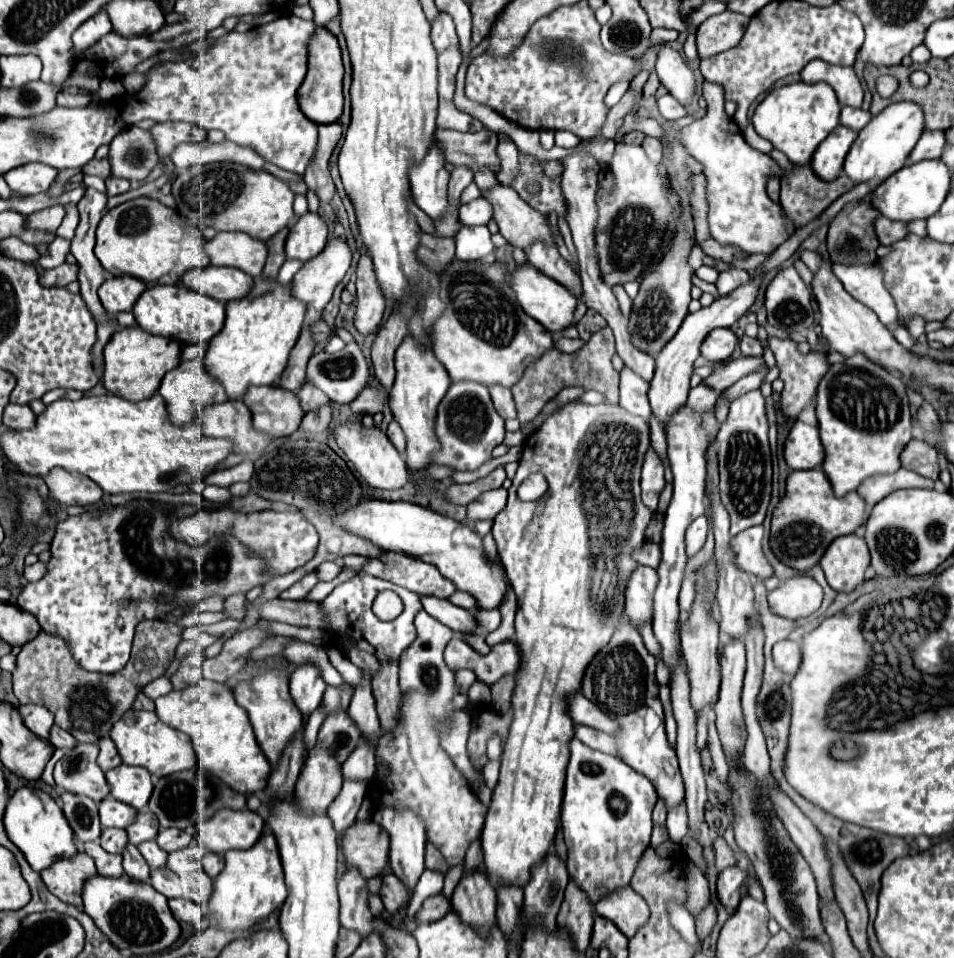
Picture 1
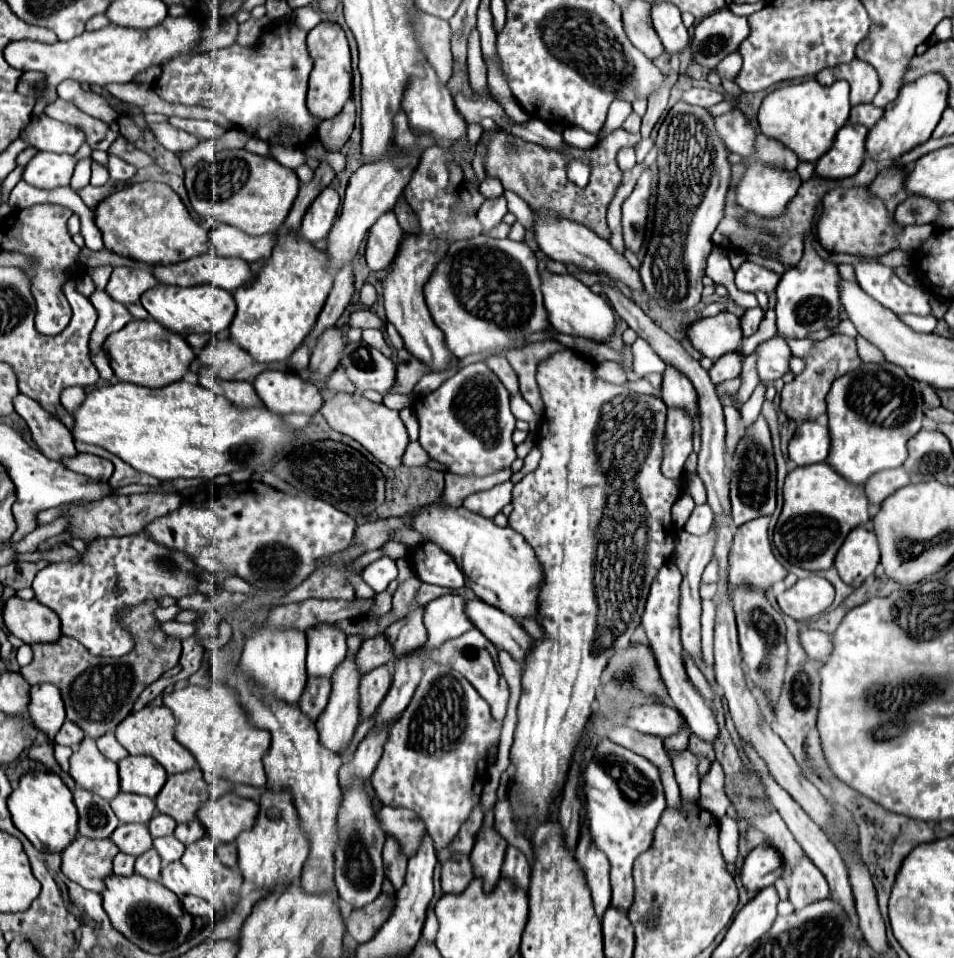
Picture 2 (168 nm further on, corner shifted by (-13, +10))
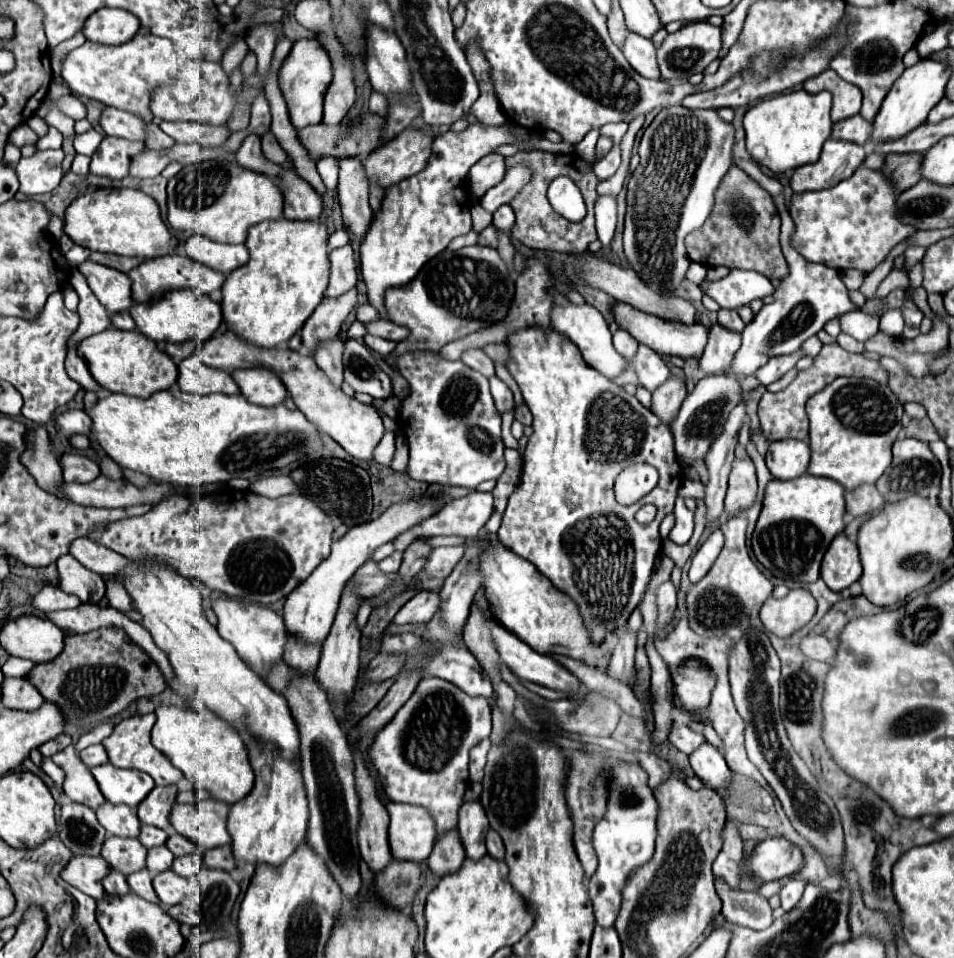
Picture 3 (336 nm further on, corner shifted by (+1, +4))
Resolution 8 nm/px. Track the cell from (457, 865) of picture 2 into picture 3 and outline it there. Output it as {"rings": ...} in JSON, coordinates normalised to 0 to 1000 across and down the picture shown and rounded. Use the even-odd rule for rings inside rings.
{"rings":[[[472,865],[463,876],[457,876],[455,886],[449,895],[449,905],[457,915],[465,915],[470,911],[480,909],[488,890],[478,865]]]}

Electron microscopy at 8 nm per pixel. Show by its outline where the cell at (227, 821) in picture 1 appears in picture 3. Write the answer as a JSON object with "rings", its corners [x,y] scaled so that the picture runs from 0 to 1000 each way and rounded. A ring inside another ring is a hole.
{"rings":[[[216,834],[212,838],[182,838],[178,849],[180,863],[214,886],[231,884],[241,880],[241,870],[237,865],[239,840],[226,834]]]}

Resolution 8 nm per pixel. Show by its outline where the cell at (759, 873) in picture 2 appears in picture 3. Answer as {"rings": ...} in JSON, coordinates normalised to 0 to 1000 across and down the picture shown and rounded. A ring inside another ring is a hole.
{"rings":[[[809,874],[795,880],[786,897],[786,913],[790,918],[811,920],[828,915],[843,905],[843,890],[836,882],[824,878],[822,874]]]}

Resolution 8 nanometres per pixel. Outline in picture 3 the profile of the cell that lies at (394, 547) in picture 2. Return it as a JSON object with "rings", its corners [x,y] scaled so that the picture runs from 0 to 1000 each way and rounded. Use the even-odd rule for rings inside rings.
{"rings":[[[493,513],[493,517],[484,519],[484,521],[474,521],[470,523],[457,538],[453,538],[451,542],[442,544],[440,548],[432,550],[430,554],[421,556],[419,561],[415,561],[411,567],[415,569],[415,575],[423,575],[434,563],[438,561],[455,561],[455,558],[484,558],[491,563],[497,563],[503,552],[509,548],[509,544],[514,542],[518,533],[518,525],[516,525],[516,515],[503,515],[503,513]]]}

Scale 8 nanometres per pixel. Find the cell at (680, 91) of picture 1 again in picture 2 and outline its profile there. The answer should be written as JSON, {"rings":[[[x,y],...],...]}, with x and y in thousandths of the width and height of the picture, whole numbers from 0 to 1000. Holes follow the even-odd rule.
{"rings":[[[683,5],[683,22],[690,39],[694,41],[694,47],[700,57],[715,55],[715,51],[721,49],[723,37],[713,20],[713,11],[706,5]]]}

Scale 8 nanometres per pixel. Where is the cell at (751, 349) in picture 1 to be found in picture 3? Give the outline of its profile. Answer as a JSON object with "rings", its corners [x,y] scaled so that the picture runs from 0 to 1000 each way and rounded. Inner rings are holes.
{"rings":[[[765,323],[753,325],[753,337],[767,343],[767,346],[774,346],[774,348],[780,346],[780,335],[776,333],[776,329],[771,325],[765,325]]]}

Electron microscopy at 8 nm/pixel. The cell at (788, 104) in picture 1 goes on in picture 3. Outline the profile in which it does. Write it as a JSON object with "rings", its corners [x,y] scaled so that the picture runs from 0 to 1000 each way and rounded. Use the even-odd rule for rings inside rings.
{"rings":[[[843,93],[799,103],[780,120],[784,160],[790,164],[790,168],[805,174],[809,181],[824,181],[839,172],[855,170],[864,147],[872,139],[870,110],[870,97],[862,95],[849,99]]]}

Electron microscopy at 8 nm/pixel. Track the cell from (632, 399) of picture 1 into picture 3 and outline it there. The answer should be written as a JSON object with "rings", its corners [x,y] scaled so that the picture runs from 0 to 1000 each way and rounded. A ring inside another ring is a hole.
{"rings":[[[648,343],[644,348],[644,362],[650,371],[654,371],[656,375],[662,375],[667,364],[669,364],[669,356],[660,348],[656,348],[654,343]]]}

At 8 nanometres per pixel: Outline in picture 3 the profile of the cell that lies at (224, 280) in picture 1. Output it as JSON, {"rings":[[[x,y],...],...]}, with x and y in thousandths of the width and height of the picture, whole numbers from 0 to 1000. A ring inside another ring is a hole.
{"rings":[[[172,266],[172,268],[166,268],[166,270],[151,272],[143,281],[138,281],[134,285],[134,289],[138,293],[138,312],[140,312],[140,316],[153,316],[157,312],[170,310],[178,302],[182,304],[182,302],[193,302],[193,300],[208,302],[214,308],[218,308],[218,306],[231,302],[235,291],[237,291],[233,285],[229,285],[229,283],[224,283],[224,281],[212,277],[212,275],[205,275],[199,268],[191,268],[191,266]]]}

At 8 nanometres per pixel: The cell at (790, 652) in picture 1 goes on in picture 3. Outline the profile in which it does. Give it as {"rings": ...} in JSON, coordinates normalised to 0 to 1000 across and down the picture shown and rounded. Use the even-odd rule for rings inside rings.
{"rings":[[[847,663],[841,667],[841,682],[849,688],[855,688],[855,690],[866,690],[866,692],[872,692],[874,690],[874,684],[876,684],[876,677],[878,673],[872,671],[870,667],[862,665],[862,663]]]}

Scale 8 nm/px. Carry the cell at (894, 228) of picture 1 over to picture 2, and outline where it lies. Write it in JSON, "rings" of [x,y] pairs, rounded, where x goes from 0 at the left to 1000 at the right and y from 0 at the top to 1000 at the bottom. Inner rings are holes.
{"rings":[[[952,206],[939,216],[937,229],[943,237],[950,235],[966,235],[966,233],[979,233],[983,227],[983,212],[973,210],[969,206]]]}

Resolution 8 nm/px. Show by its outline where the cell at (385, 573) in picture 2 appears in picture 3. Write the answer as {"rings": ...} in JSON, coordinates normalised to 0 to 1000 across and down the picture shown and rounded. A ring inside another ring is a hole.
{"rings":[[[413,575],[409,581],[405,581],[403,586],[396,588],[396,592],[403,596],[403,598],[415,598],[419,594],[419,588],[421,588],[421,577],[419,575]]]}

